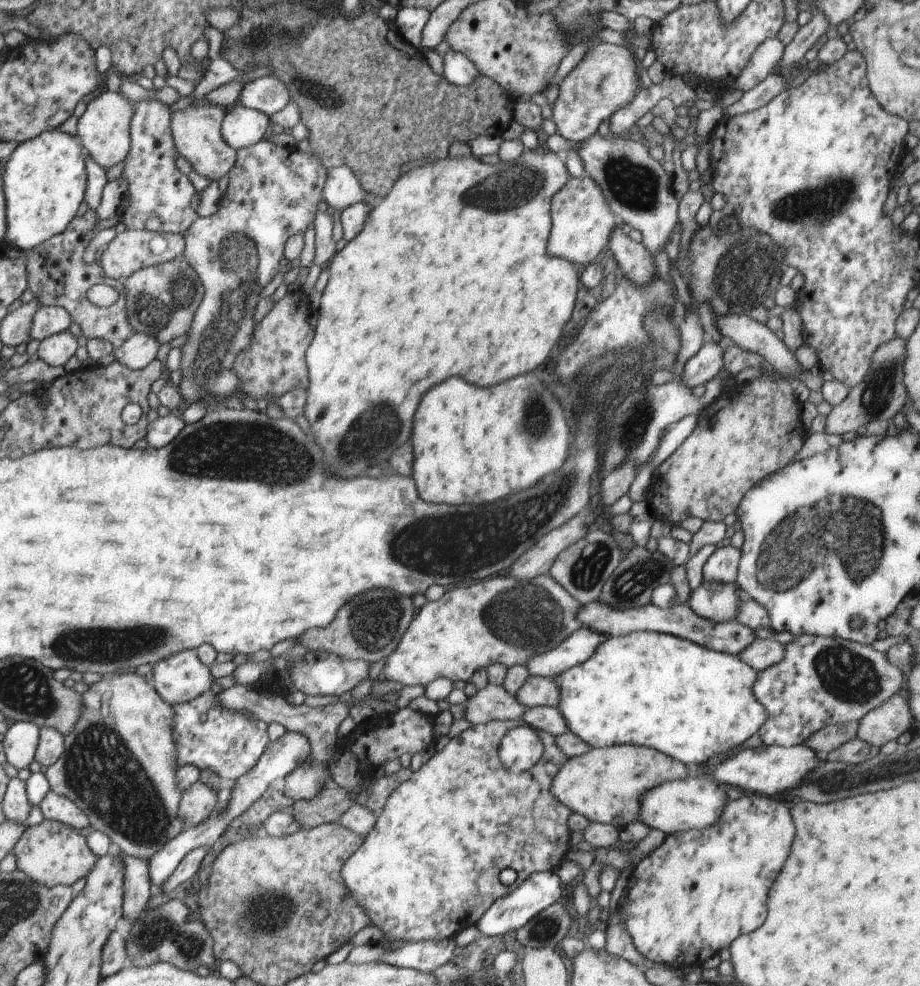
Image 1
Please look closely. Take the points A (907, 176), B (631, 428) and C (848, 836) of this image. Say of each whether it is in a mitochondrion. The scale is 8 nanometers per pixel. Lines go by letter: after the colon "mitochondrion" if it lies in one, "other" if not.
A: other
B: mitochondrion
C: other

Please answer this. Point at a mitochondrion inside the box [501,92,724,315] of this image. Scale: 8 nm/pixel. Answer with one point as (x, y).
(632, 184)

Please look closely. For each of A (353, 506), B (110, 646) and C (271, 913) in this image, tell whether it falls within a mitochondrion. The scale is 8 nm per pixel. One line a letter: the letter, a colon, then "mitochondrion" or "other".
A: other
B: mitochondrion
C: mitochondrion

